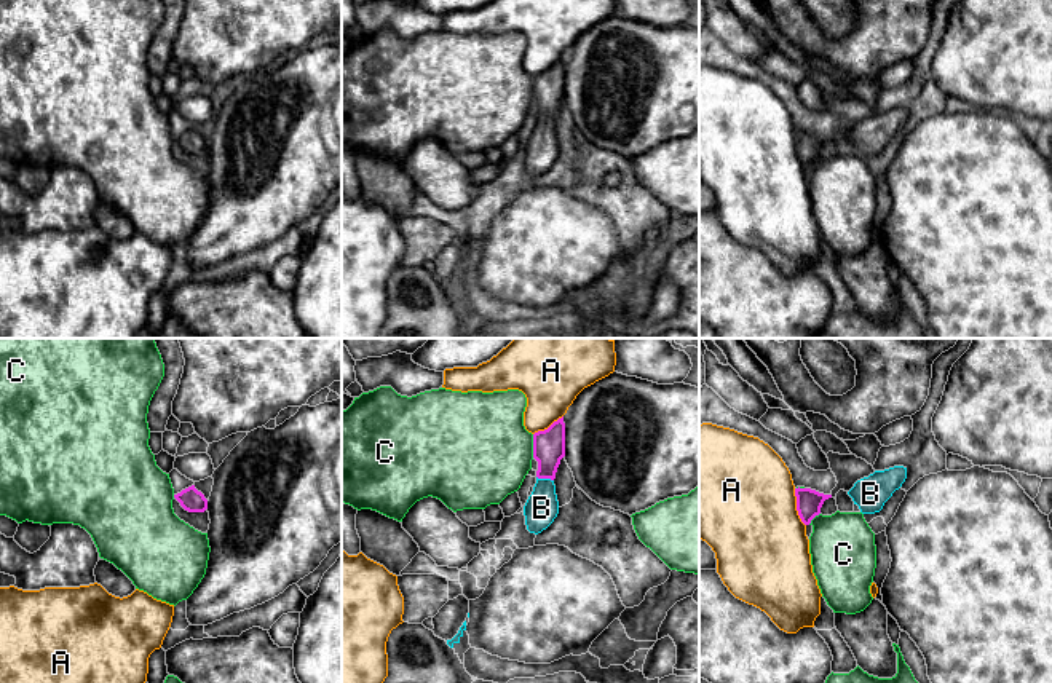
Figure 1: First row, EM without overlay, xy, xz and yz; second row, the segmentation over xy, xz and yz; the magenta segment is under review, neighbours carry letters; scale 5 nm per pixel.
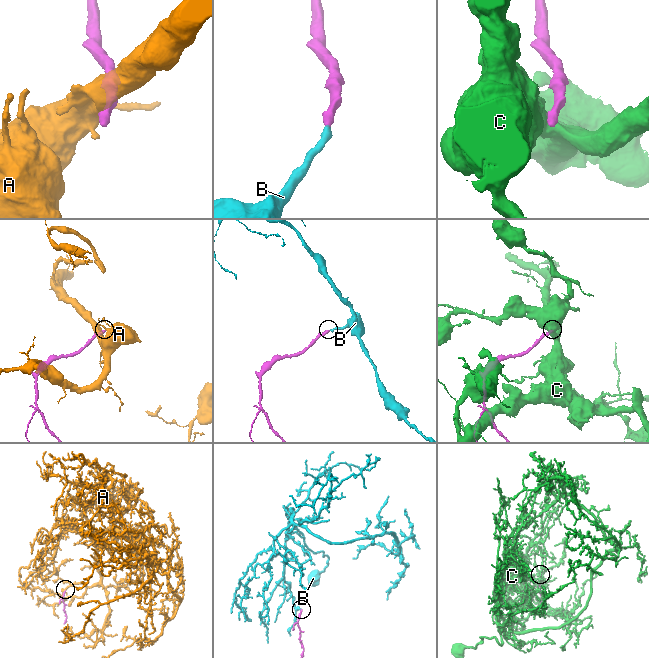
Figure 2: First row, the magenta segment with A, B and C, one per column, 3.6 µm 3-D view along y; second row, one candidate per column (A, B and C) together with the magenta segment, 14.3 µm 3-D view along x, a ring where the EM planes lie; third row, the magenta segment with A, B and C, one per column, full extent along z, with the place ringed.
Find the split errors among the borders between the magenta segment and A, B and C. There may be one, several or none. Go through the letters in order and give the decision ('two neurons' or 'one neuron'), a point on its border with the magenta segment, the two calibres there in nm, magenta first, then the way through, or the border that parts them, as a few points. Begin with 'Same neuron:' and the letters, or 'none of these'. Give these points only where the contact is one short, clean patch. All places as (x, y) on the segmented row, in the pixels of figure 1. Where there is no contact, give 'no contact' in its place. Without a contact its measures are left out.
Same neuron: B
A: two neurons | yz (797, 508) | 130/500 nm
B: one neuron | xz (545, 477) | 160/170 nm | across xz (548, 446), (545, 477), (541, 508)
C: two neurons | xz (533, 446) | 160/480 nm

